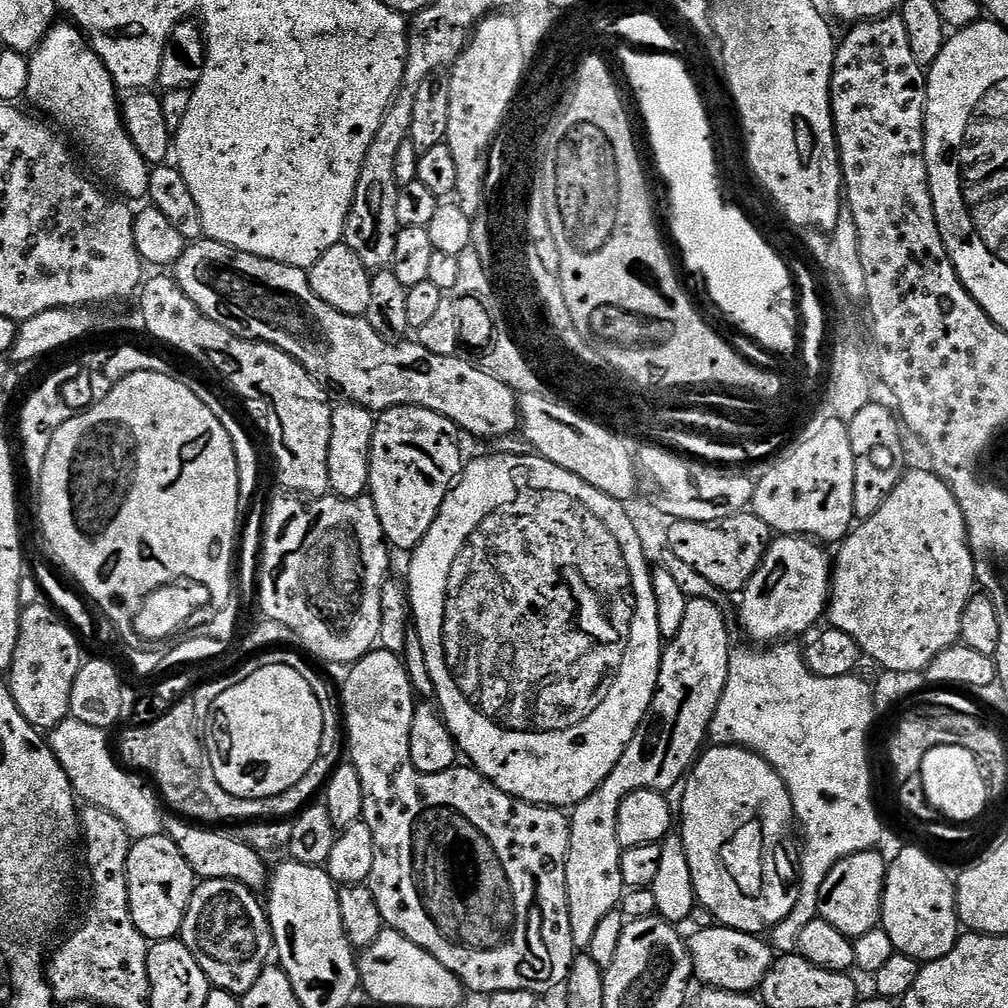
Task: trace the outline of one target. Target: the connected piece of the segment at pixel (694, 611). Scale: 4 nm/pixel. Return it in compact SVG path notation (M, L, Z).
M692 598L684 608L684 617L680 620L680 629L673 640L667 641L664 656L660 660L660 677L656 687L656 697L652 700L652 710L648 713L639 732L634 734L630 746L622 754L618 766L599 784L582 803L575 805L570 812L570 846L566 862L566 886L568 887L568 909L570 926L577 949L588 950L598 924L606 915L621 907L626 895L622 870L620 869L620 839L618 838L618 810L630 794L638 790L671 793L676 783L689 775L694 761L705 747L704 739L710 736L712 719L718 702L724 693L728 681L728 667L734 651L734 643L728 637L728 620L719 608L716 600Z

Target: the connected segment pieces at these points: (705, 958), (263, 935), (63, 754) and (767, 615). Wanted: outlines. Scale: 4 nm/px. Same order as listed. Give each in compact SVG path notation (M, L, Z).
M723 926L704 928L690 936L692 971L704 986L722 992L752 994L763 985L774 963L772 948L759 935Z
M204 880L197 883L179 939L194 954L213 989L242 998L258 982L274 952L272 923L253 889L236 880Z
M69 718L53 729L48 741L56 760L72 783L73 791L83 801L85 799L85 803L114 814L134 838L161 835L165 829L164 820L160 812L161 801L155 789L138 782L133 773L121 766L115 753L110 750L107 736L103 729Z
M777 535L768 545L768 553L763 562L758 566L754 578L739 593L740 624L749 636L751 643L756 646L775 646L781 642L791 641L792 636L800 636L803 632L811 633L819 620L823 621L826 609L830 603L832 591L832 573L834 560L829 549L823 543L817 542L806 536Z

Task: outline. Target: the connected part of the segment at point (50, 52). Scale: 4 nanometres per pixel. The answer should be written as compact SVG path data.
M68 23L53 24L39 48L31 53L27 99L49 112L57 125L73 128L77 138L88 147L89 154L100 163L101 170L121 188L119 191L125 197L147 197L150 165L142 158L124 126L122 104L119 99L116 101L116 83L87 36L75 23Z

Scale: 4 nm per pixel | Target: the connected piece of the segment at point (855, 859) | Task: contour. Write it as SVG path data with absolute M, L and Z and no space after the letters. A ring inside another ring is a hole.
M879 851L862 852L837 864L820 886L818 897L819 919L830 922L834 930L853 938L866 934L880 924L880 903L884 897L884 880L888 877L888 864Z

